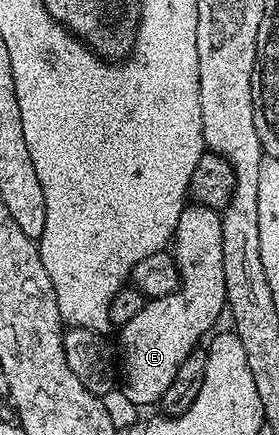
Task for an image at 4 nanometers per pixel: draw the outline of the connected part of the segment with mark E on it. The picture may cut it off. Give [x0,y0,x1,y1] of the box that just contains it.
[119,203,228,407]

